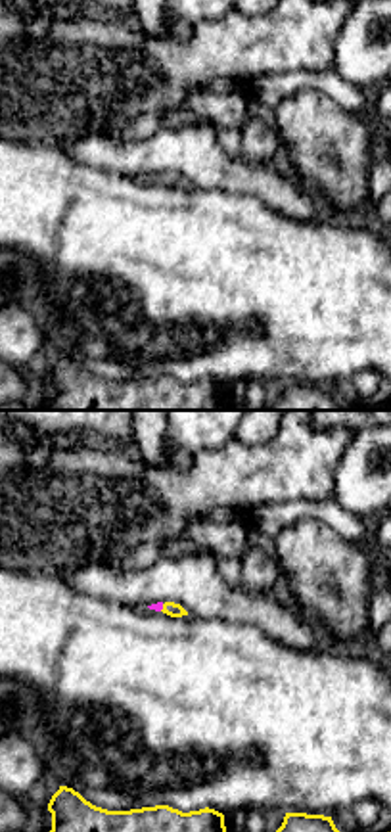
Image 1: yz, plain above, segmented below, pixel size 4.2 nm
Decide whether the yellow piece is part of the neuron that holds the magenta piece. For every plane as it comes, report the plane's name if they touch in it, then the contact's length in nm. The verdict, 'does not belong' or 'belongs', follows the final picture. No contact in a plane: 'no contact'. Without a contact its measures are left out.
contact in yz; length 40 nm

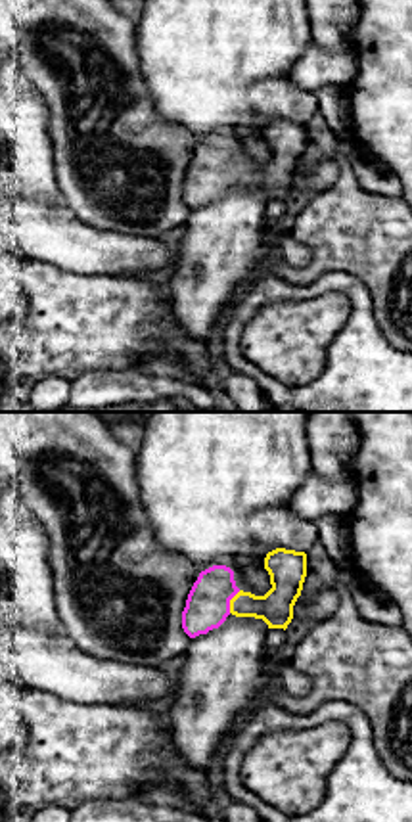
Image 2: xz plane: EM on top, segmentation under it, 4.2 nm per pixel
contact in xz; length 110 nm

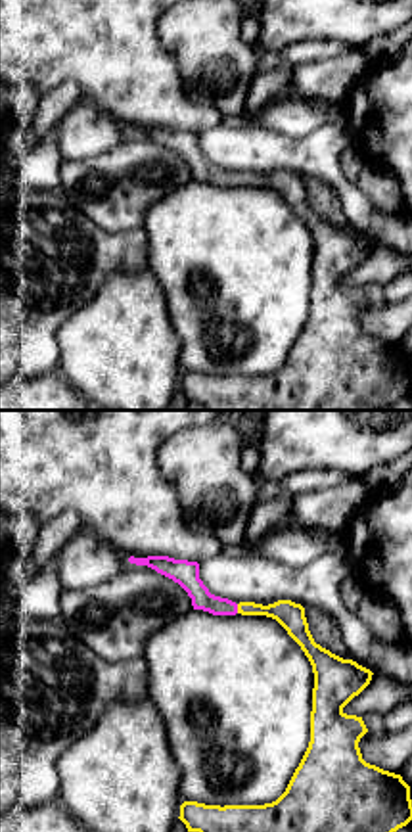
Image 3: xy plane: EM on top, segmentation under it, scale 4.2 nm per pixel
contact in xy; length 40 nm

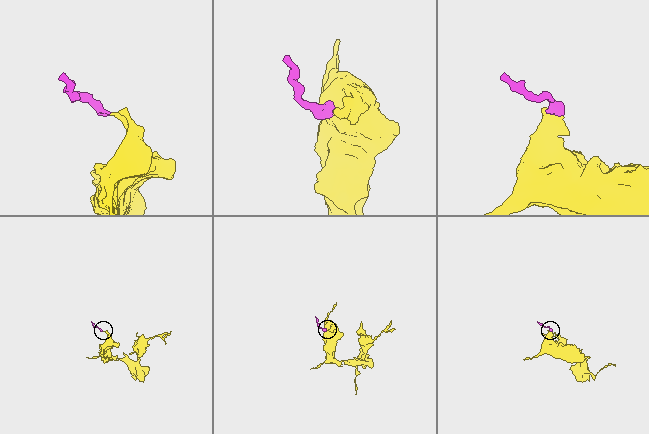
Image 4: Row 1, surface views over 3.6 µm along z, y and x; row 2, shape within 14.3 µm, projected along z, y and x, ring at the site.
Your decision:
belongs

